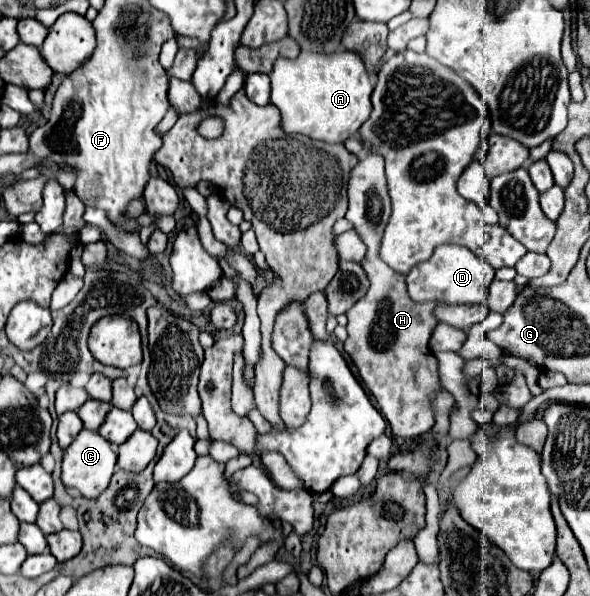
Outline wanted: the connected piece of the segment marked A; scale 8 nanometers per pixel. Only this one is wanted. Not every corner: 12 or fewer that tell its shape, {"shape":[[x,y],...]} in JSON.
{"shape":[[353,51],[279,57],[270,102],[283,127],[325,143],[371,111]]}

